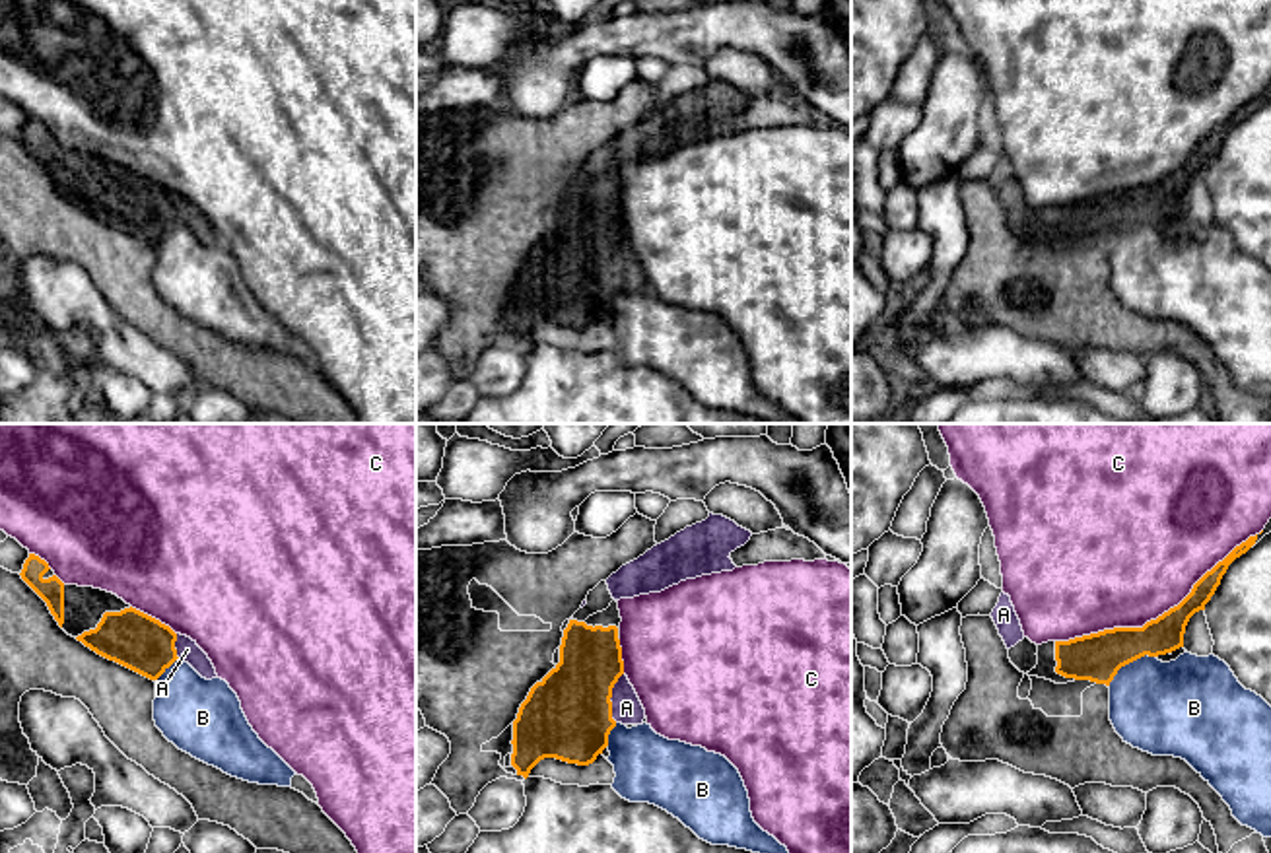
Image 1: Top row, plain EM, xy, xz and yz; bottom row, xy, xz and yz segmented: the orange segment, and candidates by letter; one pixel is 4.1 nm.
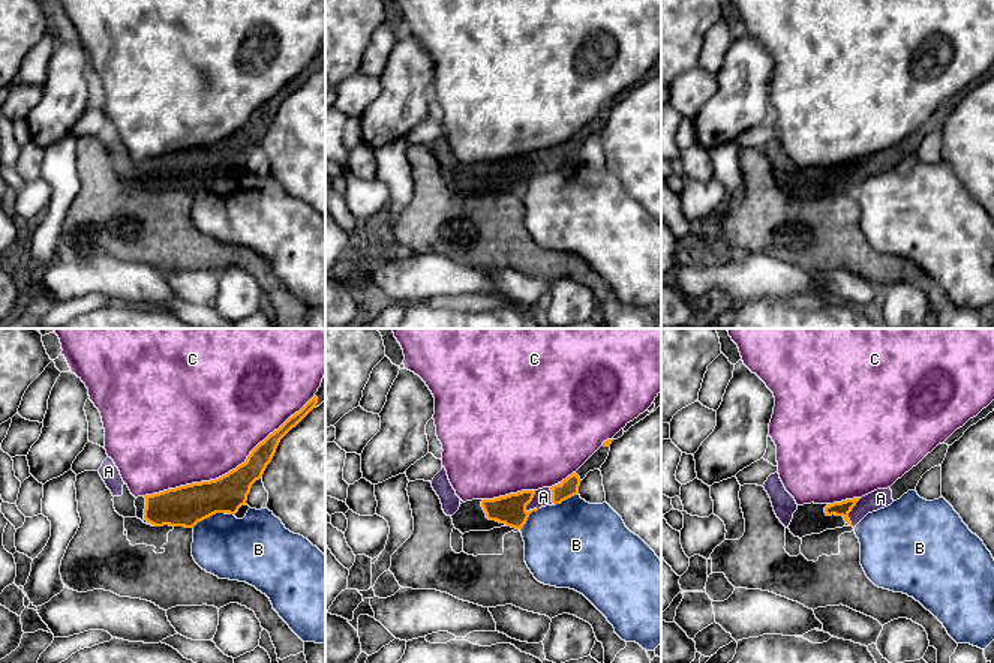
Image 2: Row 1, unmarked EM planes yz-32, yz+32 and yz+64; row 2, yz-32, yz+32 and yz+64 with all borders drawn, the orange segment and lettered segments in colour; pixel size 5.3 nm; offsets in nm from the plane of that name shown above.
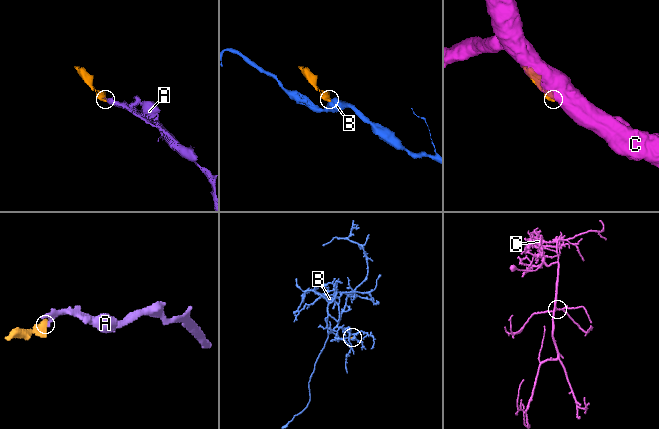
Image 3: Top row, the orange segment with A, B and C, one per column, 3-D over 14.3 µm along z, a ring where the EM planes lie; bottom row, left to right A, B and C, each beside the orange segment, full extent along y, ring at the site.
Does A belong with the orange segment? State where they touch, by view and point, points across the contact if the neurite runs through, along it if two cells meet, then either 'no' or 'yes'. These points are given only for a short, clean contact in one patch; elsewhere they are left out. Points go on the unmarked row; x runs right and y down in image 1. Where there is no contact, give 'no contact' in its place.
xz (611, 261) | across xz (568, 280), (587, 261), (611, 261), (626, 272) | yes

